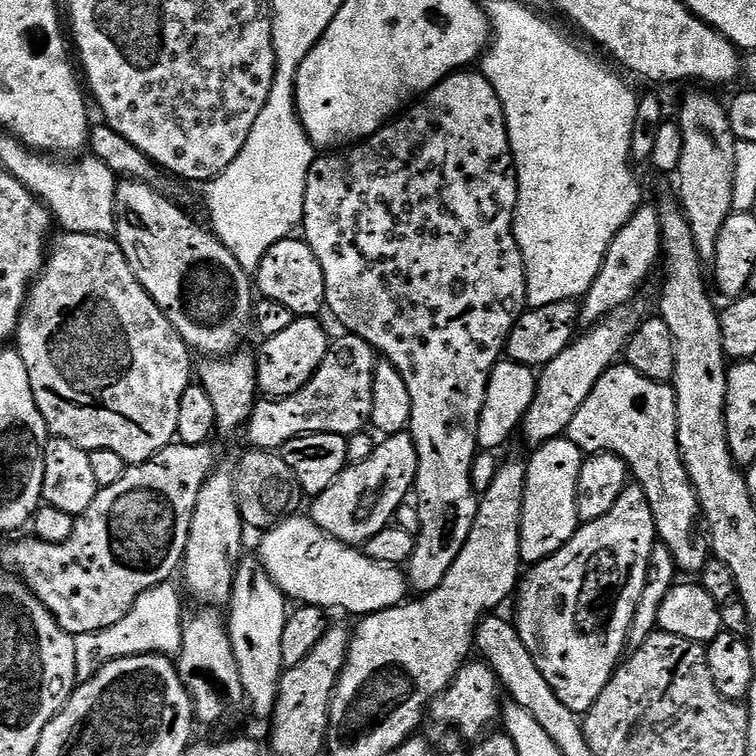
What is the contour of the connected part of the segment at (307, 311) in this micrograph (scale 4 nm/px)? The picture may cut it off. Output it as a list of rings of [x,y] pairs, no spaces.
[[[289,238],[275,244],[255,272],[254,284],[263,299],[282,302],[296,317],[319,317],[320,311],[325,311],[326,278],[322,266],[318,266],[318,258],[314,258],[314,250],[310,250],[302,238]]]

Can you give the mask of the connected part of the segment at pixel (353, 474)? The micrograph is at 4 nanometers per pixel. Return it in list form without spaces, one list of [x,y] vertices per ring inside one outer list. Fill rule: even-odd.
[[[405,430],[393,436],[383,437],[377,443],[374,454],[366,458],[366,462],[349,464],[342,474],[322,494],[318,494],[311,501],[312,513],[310,519],[326,536],[333,536],[349,546],[363,546],[374,534],[389,527],[396,519],[396,511],[413,495],[418,474],[418,450],[411,431]]]

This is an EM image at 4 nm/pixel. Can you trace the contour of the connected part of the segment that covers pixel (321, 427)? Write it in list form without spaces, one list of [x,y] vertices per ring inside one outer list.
[[[340,334],[328,346],[322,366],[298,394],[279,398],[257,399],[246,433],[253,449],[275,452],[286,442],[310,434],[338,434],[353,436],[365,431],[372,419],[374,406],[374,370],[378,353],[360,336]]]

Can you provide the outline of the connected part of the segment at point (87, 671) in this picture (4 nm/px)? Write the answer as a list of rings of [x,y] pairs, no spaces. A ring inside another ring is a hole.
[[[169,582],[146,590],[140,595],[138,602],[134,602],[130,614],[126,614],[122,622],[94,634],[77,636],[74,642],[77,681],[94,678],[94,674],[98,674],[102,666],[118,658],[145,656],[151,652],[155,652],[157,656],[175,657],[180,651],[186,612],[180,609],[181,589],[176,589],[174,585],[175,583]]]

